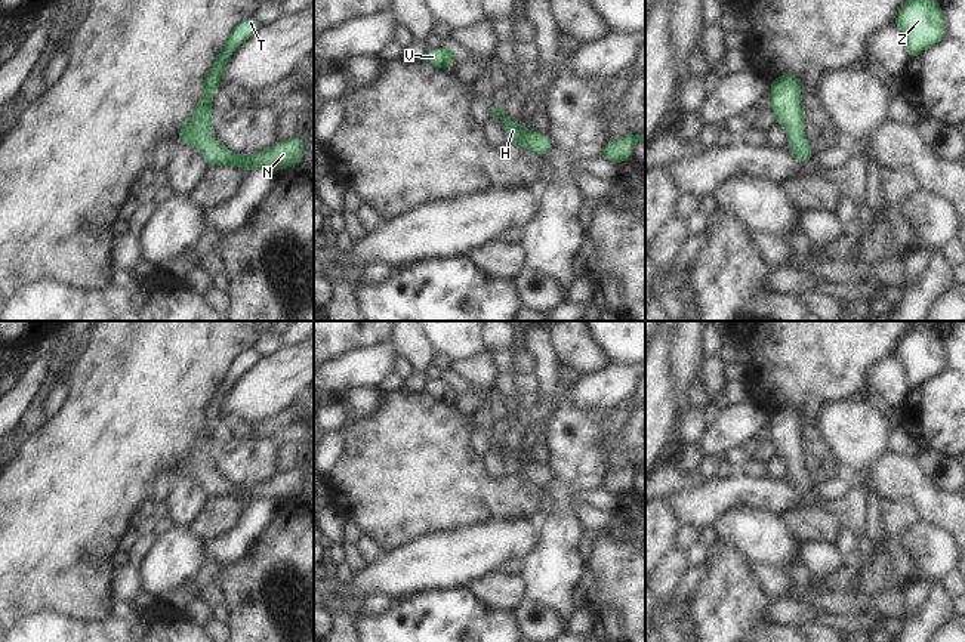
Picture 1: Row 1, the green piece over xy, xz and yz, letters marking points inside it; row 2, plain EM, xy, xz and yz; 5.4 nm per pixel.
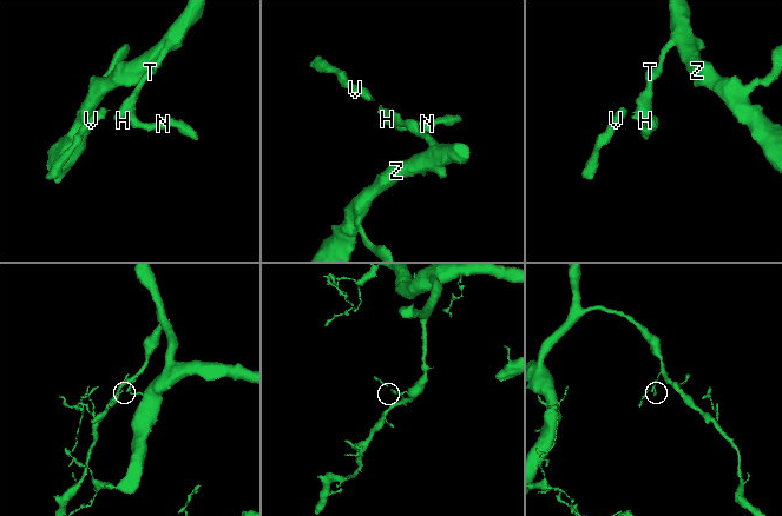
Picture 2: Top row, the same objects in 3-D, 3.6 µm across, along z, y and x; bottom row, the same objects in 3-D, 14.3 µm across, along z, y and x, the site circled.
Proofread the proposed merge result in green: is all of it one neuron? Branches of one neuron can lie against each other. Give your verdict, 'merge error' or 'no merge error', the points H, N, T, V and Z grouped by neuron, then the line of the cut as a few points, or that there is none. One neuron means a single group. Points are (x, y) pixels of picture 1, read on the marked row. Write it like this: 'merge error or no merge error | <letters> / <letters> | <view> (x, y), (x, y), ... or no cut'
no merge error | H N T V Z | no cut

